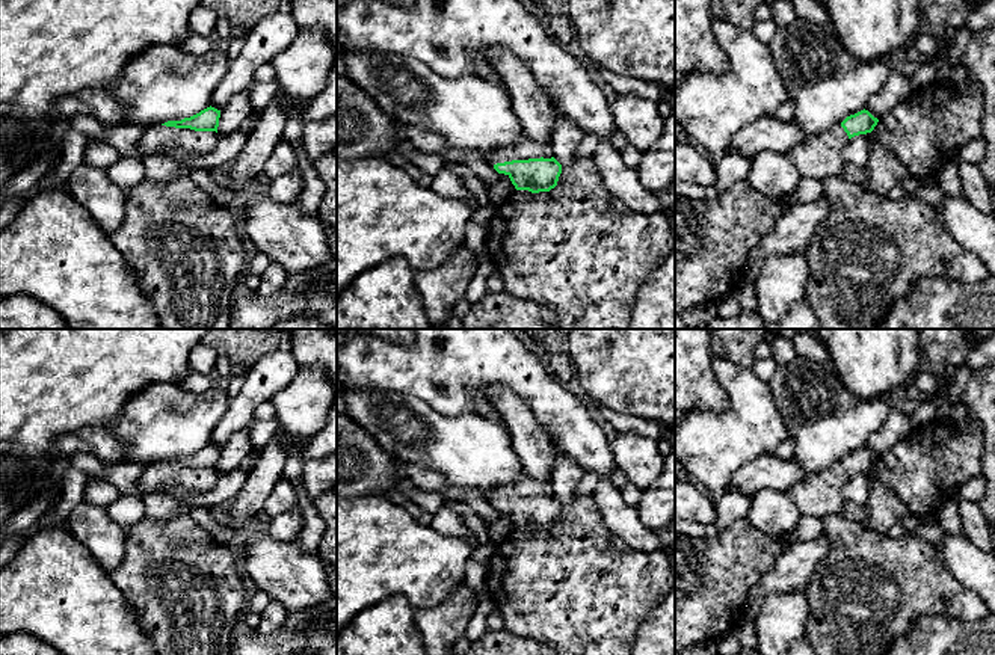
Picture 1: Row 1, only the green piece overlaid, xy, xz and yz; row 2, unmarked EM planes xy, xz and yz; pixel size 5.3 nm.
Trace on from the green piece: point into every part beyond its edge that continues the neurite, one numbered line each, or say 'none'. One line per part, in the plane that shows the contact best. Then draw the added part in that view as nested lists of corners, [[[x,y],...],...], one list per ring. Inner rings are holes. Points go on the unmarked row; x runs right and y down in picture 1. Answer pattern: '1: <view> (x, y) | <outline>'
1: xz (526, 486) | [[[522,474],[513,484],[501,486],[495,490],[489,490],[485,498],[489,503],[512,500],[512,498],[528,498],[528,497],[551,497],[553,487],[550,481],[541,481]]]

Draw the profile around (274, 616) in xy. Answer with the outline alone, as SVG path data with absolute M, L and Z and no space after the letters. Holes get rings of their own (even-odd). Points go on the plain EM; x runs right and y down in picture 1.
M270 599L267 607L260 613L260 623L257 629L263 634L270 634L284 626L287 617L287 608L279 601Z

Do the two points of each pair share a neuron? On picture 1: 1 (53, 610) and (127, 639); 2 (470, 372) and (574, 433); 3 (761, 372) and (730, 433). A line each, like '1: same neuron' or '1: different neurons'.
1: same neuron
2: same neuron
3: different neurons

